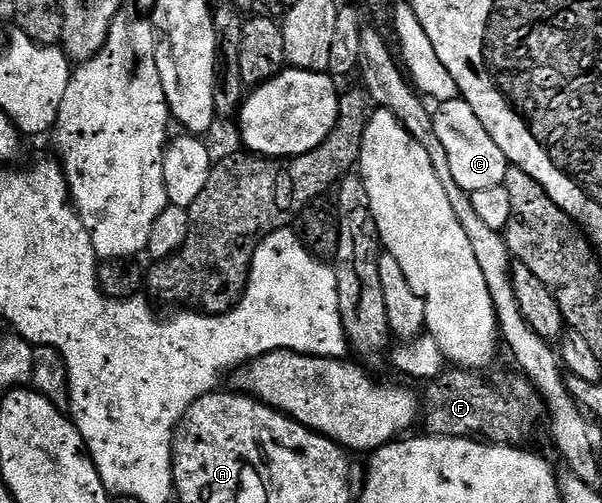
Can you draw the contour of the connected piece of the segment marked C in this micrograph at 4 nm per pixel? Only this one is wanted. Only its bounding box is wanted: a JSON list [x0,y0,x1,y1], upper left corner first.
[433,97,511,191]

